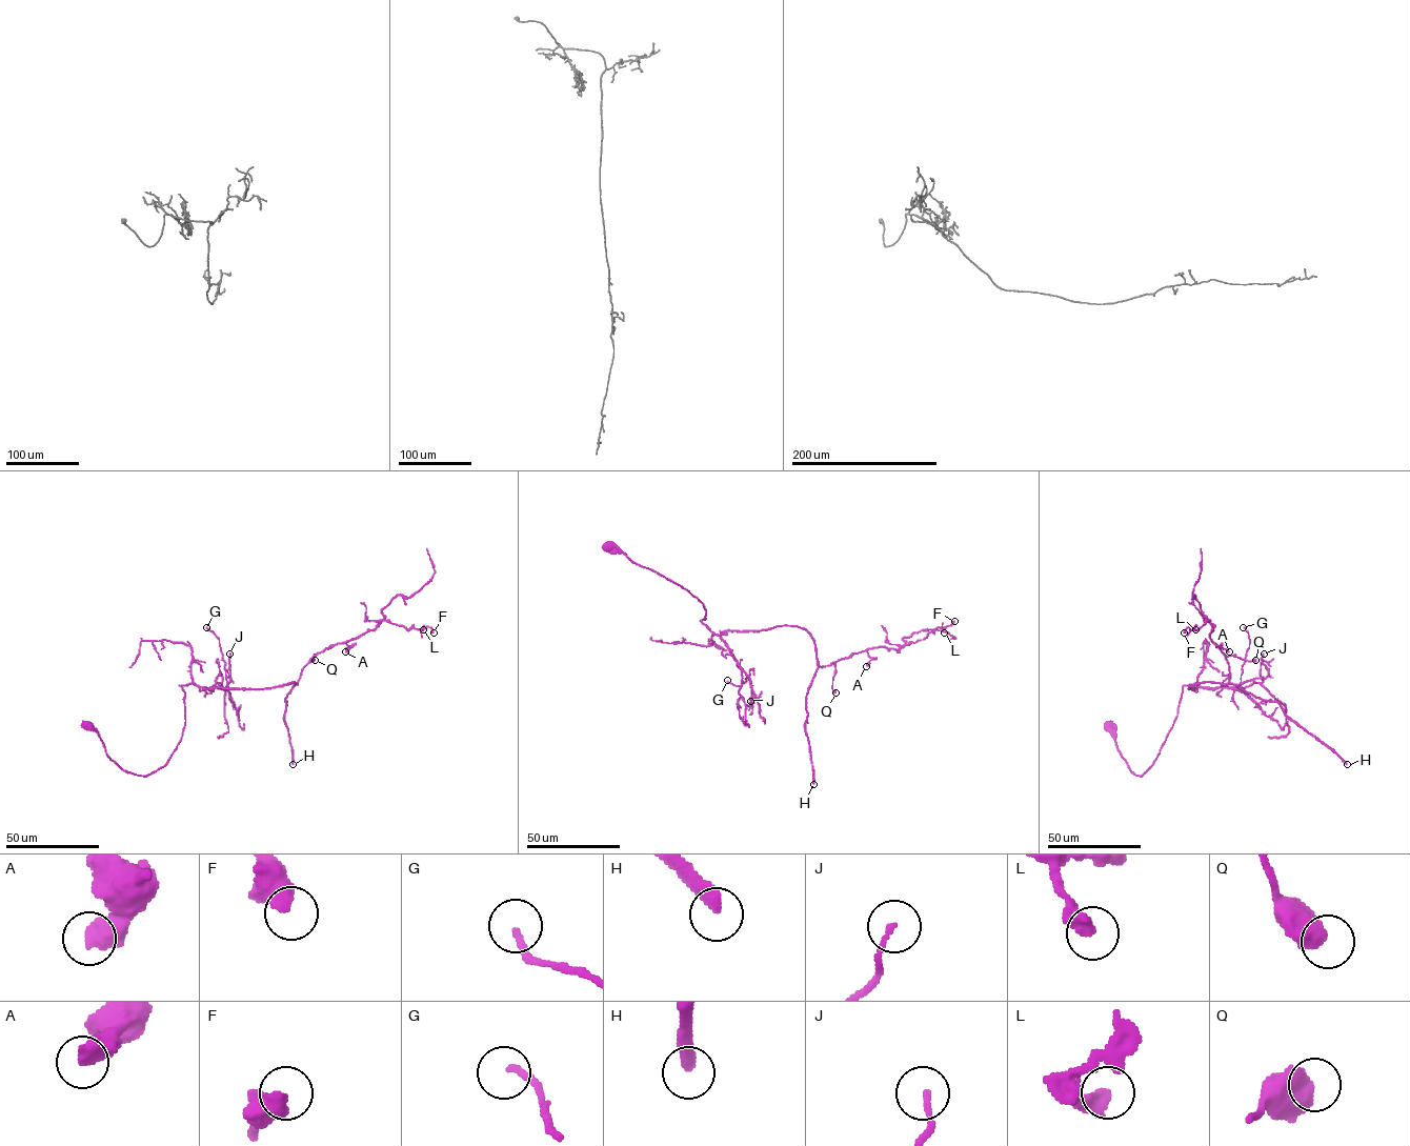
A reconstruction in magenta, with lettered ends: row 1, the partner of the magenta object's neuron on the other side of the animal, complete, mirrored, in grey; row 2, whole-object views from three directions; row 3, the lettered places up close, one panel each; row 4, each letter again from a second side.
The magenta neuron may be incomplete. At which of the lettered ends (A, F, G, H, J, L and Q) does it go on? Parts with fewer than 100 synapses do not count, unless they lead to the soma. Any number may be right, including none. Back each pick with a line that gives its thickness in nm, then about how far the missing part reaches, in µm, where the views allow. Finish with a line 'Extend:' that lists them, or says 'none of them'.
H: Thickness 380 nm. Missing length about 600 µm
Extend: H

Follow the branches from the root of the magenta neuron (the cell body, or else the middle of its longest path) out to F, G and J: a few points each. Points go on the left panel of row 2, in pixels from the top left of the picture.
F: (87, 726), (122, 768), (147, 776), (181, 739), (181, 685), (297, 684), (317, 654), (383, 620), (434, 632)
G: (87, 726), (123, 769), (147, 776), (163, 766), (185, 723), (181, 685), (226, 685), (219, 640), (206, 627)
J: (87, 726), (122, 768), (147, 776), (165, 764), (181, 739), (181, 685), (224, 688), (230, 681), (229, 654)

